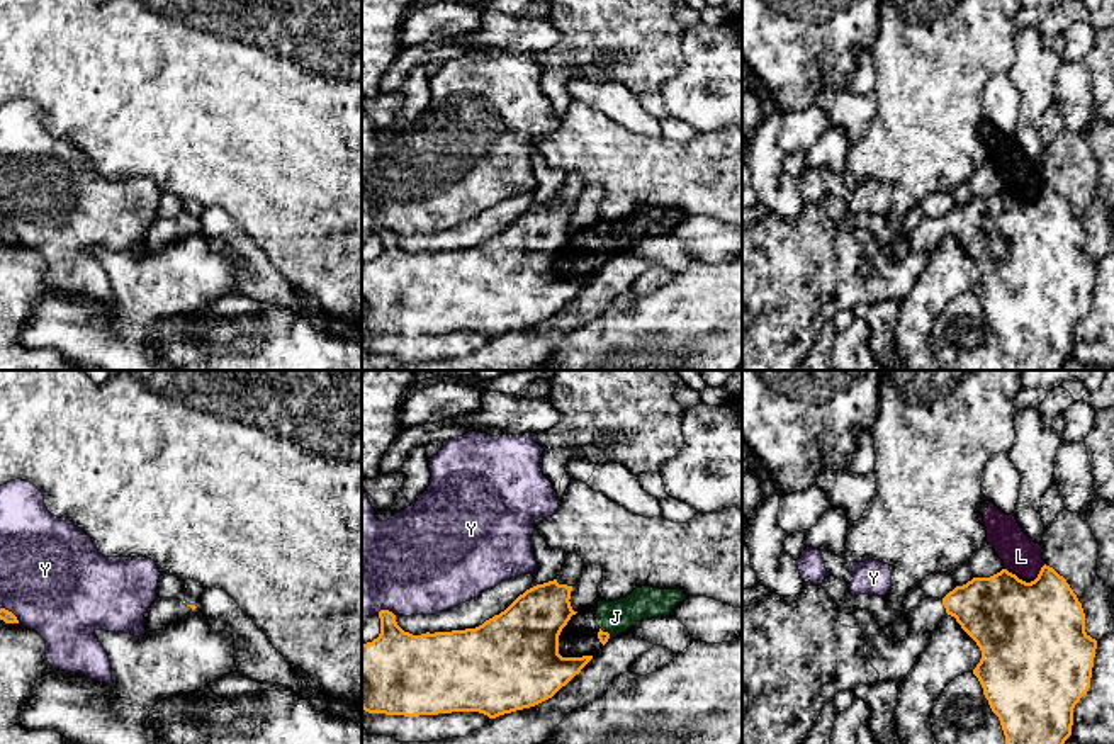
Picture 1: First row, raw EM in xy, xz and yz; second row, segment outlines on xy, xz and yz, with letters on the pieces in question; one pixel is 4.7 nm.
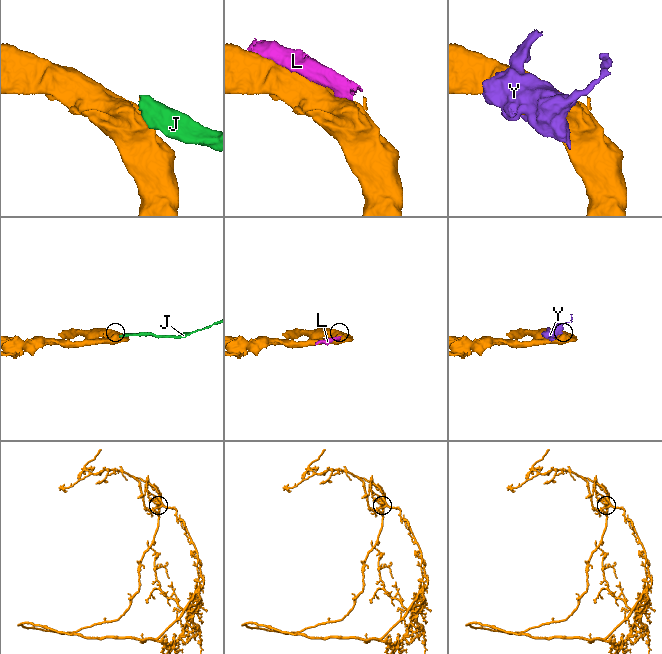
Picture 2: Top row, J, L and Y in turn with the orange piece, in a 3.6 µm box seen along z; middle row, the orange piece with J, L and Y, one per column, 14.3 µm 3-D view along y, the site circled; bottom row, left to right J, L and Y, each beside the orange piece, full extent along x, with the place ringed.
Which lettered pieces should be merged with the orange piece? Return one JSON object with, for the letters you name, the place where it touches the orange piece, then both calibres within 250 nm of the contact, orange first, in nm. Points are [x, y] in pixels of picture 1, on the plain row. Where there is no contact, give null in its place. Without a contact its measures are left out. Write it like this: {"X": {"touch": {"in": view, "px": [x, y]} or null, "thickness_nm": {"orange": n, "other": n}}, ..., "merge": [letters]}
{"merge": []}

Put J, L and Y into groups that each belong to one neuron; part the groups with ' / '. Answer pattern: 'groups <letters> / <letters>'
groups J L / Y

